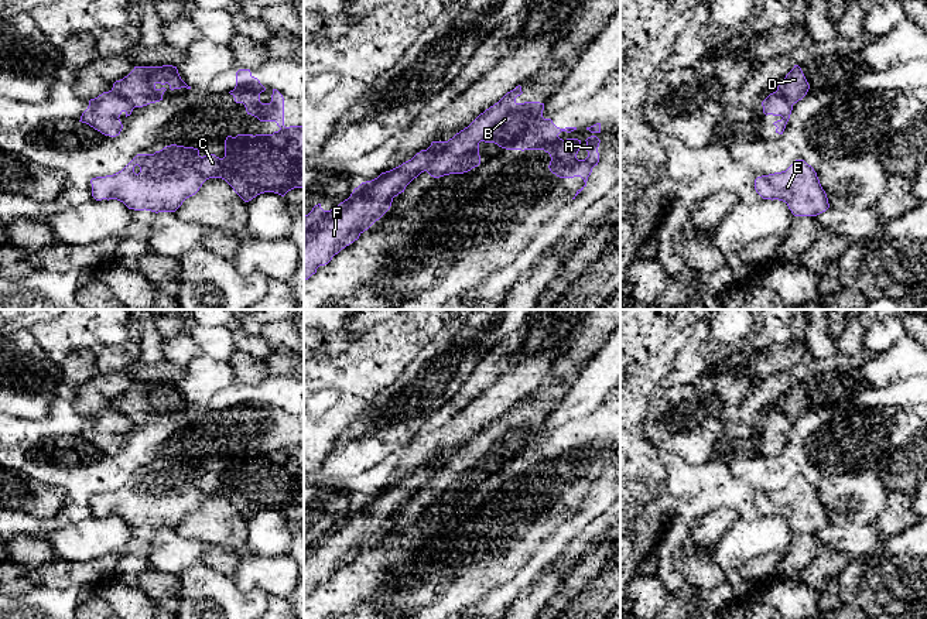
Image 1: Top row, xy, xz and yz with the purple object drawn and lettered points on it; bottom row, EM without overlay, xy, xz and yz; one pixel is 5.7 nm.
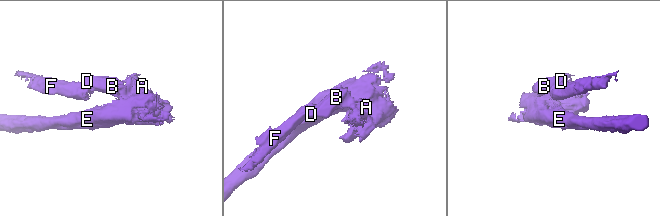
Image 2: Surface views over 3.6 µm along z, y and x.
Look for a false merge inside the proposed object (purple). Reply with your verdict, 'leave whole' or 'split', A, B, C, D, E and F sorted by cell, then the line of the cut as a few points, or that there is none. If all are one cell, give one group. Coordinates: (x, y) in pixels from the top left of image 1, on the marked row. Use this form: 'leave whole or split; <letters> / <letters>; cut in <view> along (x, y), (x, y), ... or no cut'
split; A B C D E / F; cut in xz along (447, 142), (424, 170)

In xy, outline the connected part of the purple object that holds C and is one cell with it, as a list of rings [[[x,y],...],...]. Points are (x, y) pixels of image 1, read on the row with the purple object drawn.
[[[250,69],[236,72],[236,86],[229,93],[236,103],[243,103],[247,114],[260,122],[276,122],[280,127],[273,134],[237,134],[225,140],[225,157],[215,154],[201,157],[199,150],[171,144],[154,154],[137,154],[122,171],[90,179],[92,196],[96,201],[117,199],[129,209],[151,212],[175,212],[182,202],[195,195],[209,178],[225,179],[233,191],[249,202],[260,194],[274,192],[284,196],[294,188],[304,188],[304,126],[284,126],[284,98],[273,89],[271,102],[261,103],[266,88]]]

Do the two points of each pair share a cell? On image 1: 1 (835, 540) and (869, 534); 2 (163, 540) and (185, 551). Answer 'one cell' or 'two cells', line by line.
1: one cell
2: one cell

